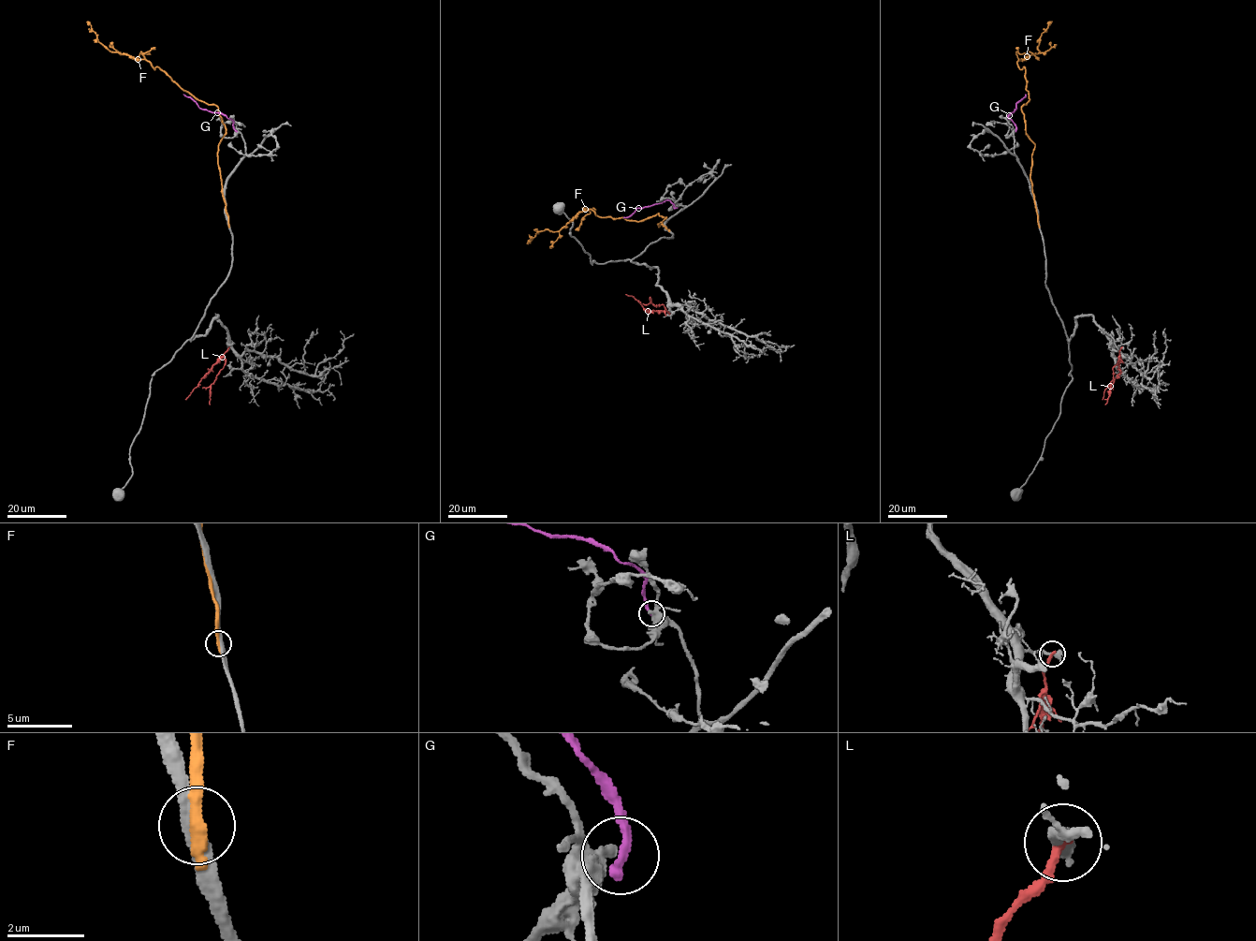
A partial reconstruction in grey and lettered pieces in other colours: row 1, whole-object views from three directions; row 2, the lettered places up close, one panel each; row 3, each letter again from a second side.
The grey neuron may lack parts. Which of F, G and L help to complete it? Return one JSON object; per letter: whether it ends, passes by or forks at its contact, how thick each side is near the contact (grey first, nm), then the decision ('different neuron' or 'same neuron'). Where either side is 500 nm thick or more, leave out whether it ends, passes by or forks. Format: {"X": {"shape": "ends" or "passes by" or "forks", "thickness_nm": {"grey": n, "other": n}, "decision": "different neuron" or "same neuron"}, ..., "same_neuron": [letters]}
{"F": {"shape": "ends", "thickness_nm": {"grey": 360, "other": 360}, "decision": "different neuron"}, "G": {"shape": "ends", "thickness_nm": {"grey": 360, "other": 320}, "decision": "different neuron"}, "L": {"shape": "ends", "thickness_nm": {"grey": 440, "other": 240}, "decision": "different neuron"}, "same_neuron": []}

